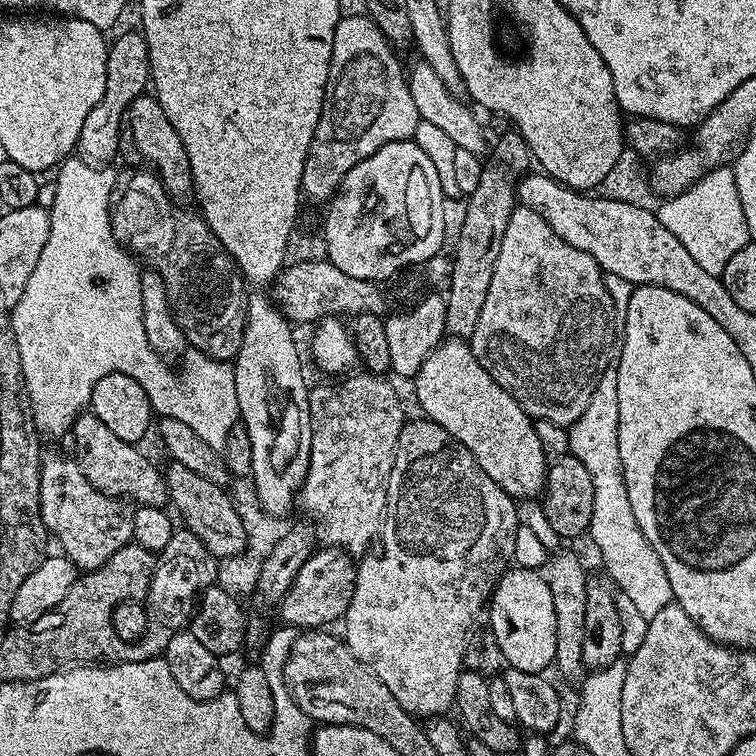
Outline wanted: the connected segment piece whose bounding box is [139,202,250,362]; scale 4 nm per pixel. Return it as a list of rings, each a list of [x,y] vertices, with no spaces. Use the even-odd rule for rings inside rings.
[[[179,203],[175,206],[168,204],[170,220],[172,220],[172,238],[164,252],[160,254],[146,254],[143,252],[139,259],[145,265],[154,262],[154,270],[162,278],[168,295],[168,305],[172,307],[172,314],[176,317],[178,326],[184,331],[184,339],[197,352],[205,352],[213,360],[235,361],[238,350],[242,346],[244,327],[248,321],[248,306],[250,295],[244,287],[246,281],[236,261],[228,255],[222,242],[209,230],[207,222],[199,215],[184,216],[183,207]]]

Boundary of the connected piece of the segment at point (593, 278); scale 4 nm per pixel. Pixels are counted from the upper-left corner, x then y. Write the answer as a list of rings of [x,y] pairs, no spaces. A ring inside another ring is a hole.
[[[517,206],[512,211],[506,226],[506,234],[502,234],[502,250],[498,250],[498,262],[494,266],[494,278],[490,278],[490,290],[486,294],[486,302],[482,305],[478,324],[475,327],[474,334],[470,337],[470,343],[476,361],[519,402],[529,416],[536,420],[549,420],[555,424],[570,426],[578,418],[582,418],[590,406],[590,398],[602,378],[603,367],[588,368],[588,347],[596,343],[607,343],[606,345],[612,346],[618,340],[618,324],[617,321],[616,324],[612,321],[612,314],[614,315],[612,296],[609,287],[604,284],[604,275],[605,273],[601,272],[598,262],[594,262],[594,258],[590,258],[590,254],[578,250],[570,242],[560,238],[546,222],[546,218],[542,218],[542,214],[523,206]]]

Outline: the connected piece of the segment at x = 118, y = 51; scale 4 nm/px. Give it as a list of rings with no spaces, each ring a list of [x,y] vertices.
[[[136,30],[122,33],[116,41],[111,41],[108,50],[106,90],[98,106],[94,106],[94,110],[86,114],[86,122],[82,122],[82,134],[75,146],[79,159],[97,166],[113,163],[111,160],[120,148],[120,123],[125,123],[129,106],[134,102],[134,98],[145,95],[149,84],[148,50],[143,35]]]

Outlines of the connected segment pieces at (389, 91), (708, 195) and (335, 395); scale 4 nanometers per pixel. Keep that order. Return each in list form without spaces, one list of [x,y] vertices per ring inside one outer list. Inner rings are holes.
[[[367,14],[361,16],[341,15],[334,30],[334,50],[330,54],[330,74],[326,82],[326,94],[322,102],[322,114],[306,154],[300,183],[303,195],[312,200],[331,201],[340,180],[358,162],[370,158],[382,146],[399,140],[411,140],[416,135],[416,127],[421,122],[418,106],[410,98],[408,78],[405,69],[400,69],[400,60],[395,56],[393,45],[383,36],[382,30]]]
[[[731,167],[715,168],[697,184],[690,185],[676,196],[667,197],[661,204],[664,205],[658,208],[658,215],[662,226],[666,226],[666,230],[686,246],[694,262],[710,274],[721,277],[726,262],[750,242],[746,214],[742,214],[742,202],[738,198],[738,186]]]
[[[348,374],[343,377],[341,384],[320,384],[317,388],[313,387],[308,393],[308,405],[310,406],[310,426],[312,427],[312,441],[310,442],[310,466],[308,473],[304,479],[304,484],[300,488],[298,497],[299,507],[304,507],[314,521],[315,527],[318,529],[318,536],[325,545],[343,548],[349,554],[364,554],[369,551],[368,548],[372,544],[372,539],[379,537],[382,532],[384,523],[384,508],[386,506],[386,498],[388,497],[388,479],[390,478],[390,470],[394,466],[394,458],[396,457],[396,447],[398,446],[398,438],[402,434],[406,423],[406,415],[404,416],[404,408],[400,405],[400,400],[396,397],[396,388],[390,381],[384,380],[380,374],[363,374],[364,376],[352,376],[356,374]]]

